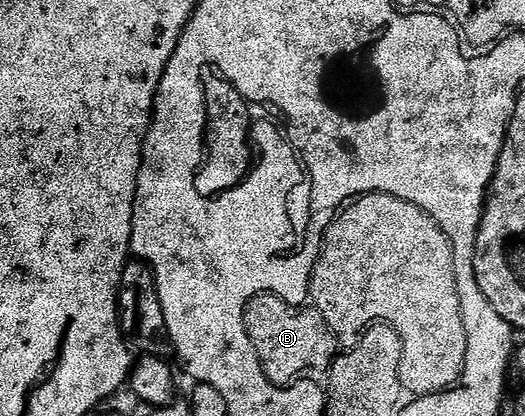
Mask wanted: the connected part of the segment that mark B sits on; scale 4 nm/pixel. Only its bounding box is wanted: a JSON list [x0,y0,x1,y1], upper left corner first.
[240,292,338,384]

